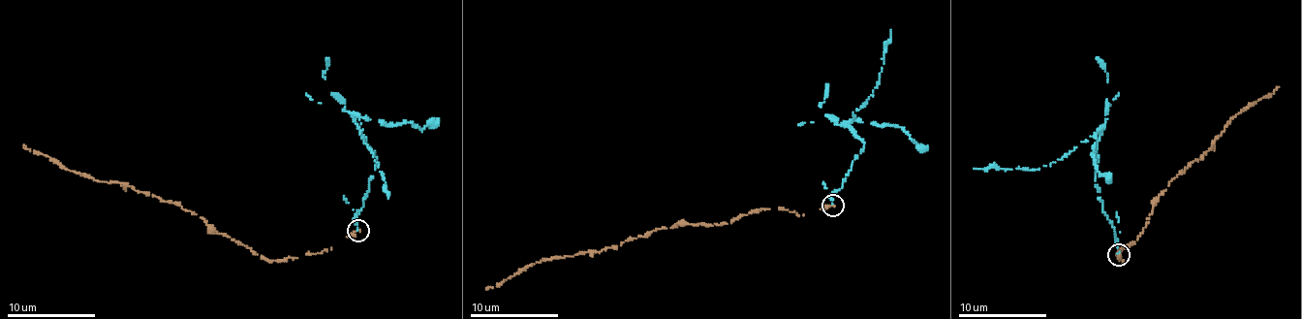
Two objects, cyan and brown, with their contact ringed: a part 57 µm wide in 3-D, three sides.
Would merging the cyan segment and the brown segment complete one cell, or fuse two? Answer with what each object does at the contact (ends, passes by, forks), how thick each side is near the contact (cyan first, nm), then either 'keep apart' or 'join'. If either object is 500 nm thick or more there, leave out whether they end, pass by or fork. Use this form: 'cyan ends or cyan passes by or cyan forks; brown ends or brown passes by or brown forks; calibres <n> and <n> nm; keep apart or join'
cyan ends; brown ends; calibres 200 and 280 nm; keep apart

